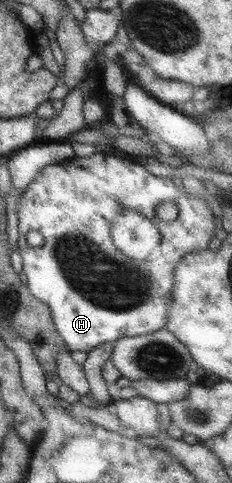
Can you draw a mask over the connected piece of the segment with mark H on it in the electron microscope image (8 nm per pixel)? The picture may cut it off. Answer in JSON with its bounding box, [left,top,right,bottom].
[17,152,216,354]

